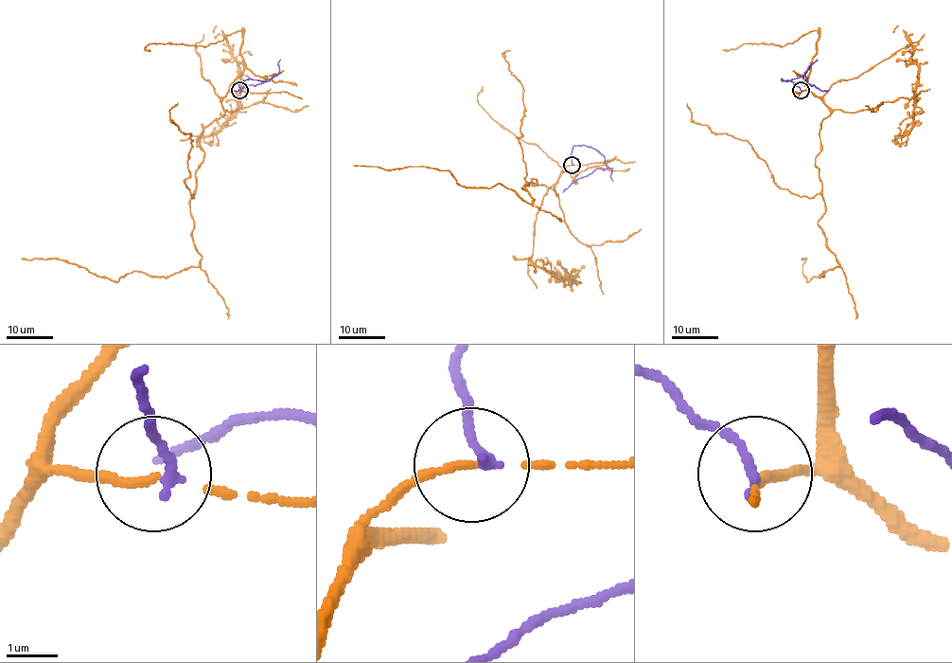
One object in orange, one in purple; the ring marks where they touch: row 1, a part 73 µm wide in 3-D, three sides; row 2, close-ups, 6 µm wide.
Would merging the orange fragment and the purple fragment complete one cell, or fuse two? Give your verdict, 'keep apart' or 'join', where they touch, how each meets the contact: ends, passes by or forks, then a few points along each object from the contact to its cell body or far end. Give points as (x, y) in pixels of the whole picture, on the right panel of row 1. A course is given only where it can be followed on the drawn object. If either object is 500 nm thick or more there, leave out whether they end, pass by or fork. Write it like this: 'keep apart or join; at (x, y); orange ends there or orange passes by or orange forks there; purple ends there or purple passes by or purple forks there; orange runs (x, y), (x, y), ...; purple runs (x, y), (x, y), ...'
keep apart; at (801, 90); orange passes by; purple ends there; orange runs (802, 90), (830, 112), (821, 122), (815, 162), (824, 201), (818, 224), (839, 267), (808, 282), (802, 258); purple runs (802, 90), (792, 81), (782, 80), (803, 76), (808, 84), (822, 91), (828, 90)

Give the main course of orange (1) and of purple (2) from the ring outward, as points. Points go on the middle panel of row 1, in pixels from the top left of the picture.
1: (572, 165), (556, 194), (526, 181), (530, 204), (425, 166), (354, 166)
2: (572, 165), (572, 149), (578, 145), (596, 149), (604, 157), (607, 168), (578, 178), (562, 191)

